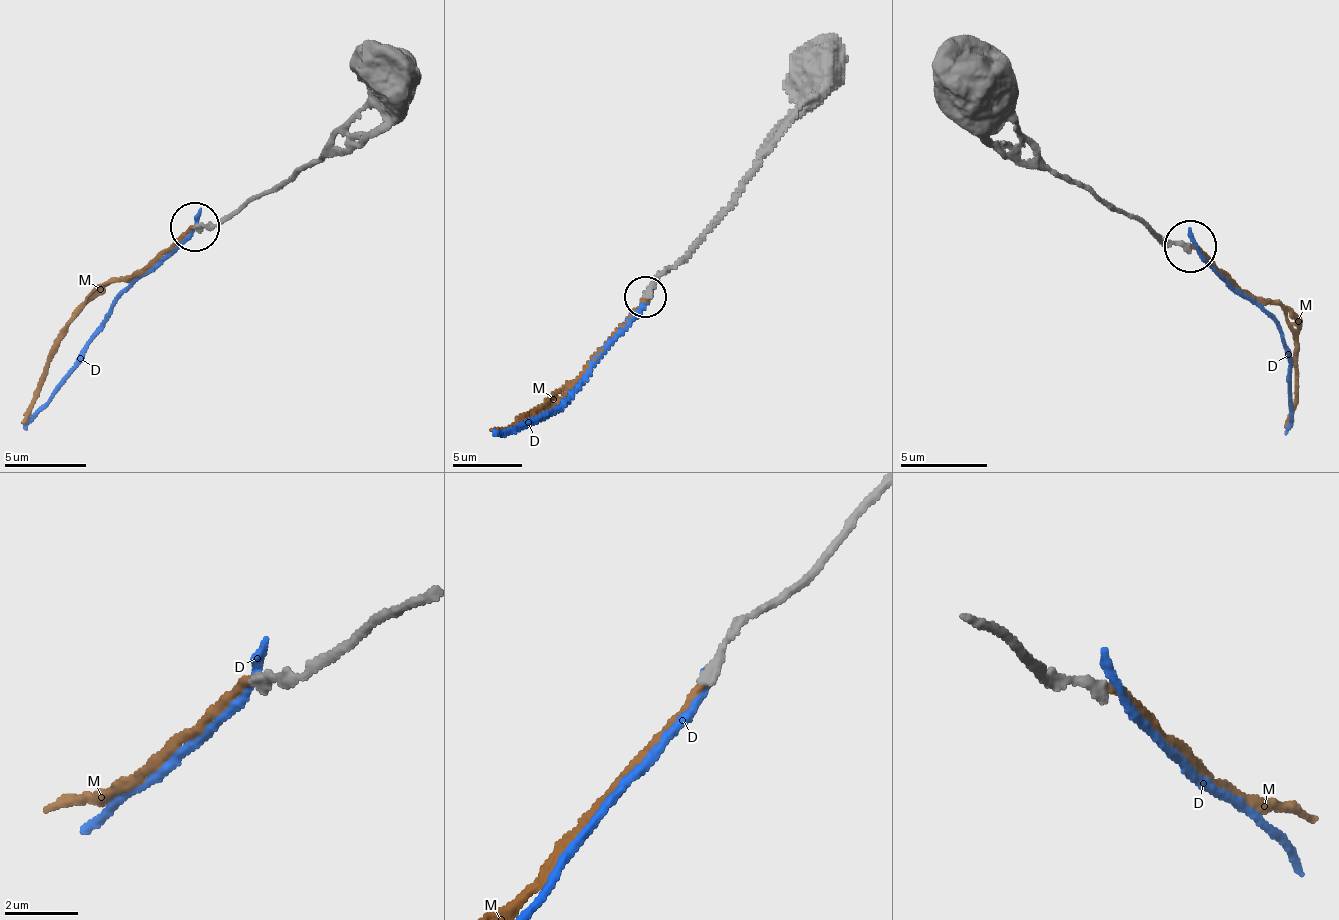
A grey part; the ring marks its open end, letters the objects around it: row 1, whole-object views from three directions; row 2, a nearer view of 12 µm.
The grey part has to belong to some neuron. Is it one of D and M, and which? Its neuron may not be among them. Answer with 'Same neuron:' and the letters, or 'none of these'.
Same neuron: M

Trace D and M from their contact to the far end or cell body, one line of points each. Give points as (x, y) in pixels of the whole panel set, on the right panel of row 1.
D: (1189, 242), (1202, 264), (1282, 332), (1287, 389), (1284, 432)
M: (1189, 244), (1216, 273), (1291, 313), (1296, 321), (1297, 405), (1284, 428)

